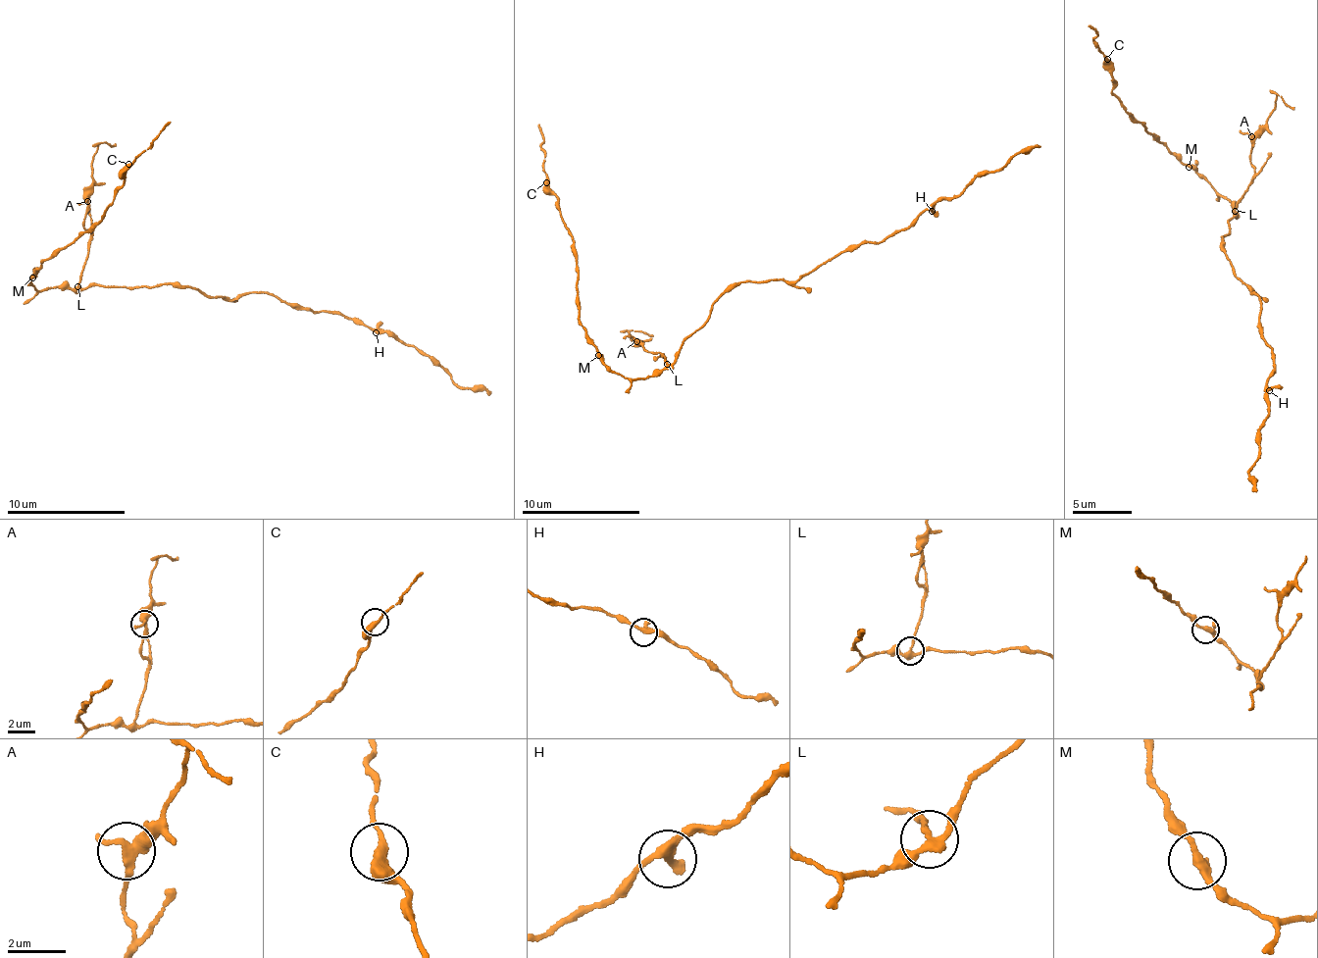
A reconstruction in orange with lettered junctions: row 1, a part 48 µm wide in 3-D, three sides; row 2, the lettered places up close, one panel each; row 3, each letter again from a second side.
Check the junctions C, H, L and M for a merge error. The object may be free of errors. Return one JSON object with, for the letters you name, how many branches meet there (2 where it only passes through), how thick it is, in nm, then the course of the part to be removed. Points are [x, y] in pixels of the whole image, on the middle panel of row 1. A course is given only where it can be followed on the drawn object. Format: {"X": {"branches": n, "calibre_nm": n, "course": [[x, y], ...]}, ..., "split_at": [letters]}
{"L": {"branches": 3, "calibre_nm": 260, "course": [[667, 366], [662, 355], [633, 341], [629, 334], [635, 329], [654, 335]]}, "split_at": ["L"]}

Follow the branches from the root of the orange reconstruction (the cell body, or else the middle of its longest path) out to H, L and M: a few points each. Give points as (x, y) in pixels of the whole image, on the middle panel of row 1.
H: (700, 326), (720, 296), (734, 286), (778, 278), (802, 278), (845, 251), (884, 241), (915, 218), (932, 211)
L: (700, 326), (675, 354), (673, 363), (667, 366)
M: (700, 326), (675, 354), (673, 363), (645, 378), (630, 381), (610, 369), (598, 355)

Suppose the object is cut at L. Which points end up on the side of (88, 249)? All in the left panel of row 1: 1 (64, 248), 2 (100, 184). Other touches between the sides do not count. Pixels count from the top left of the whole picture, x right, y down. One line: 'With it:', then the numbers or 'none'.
With it: 2

